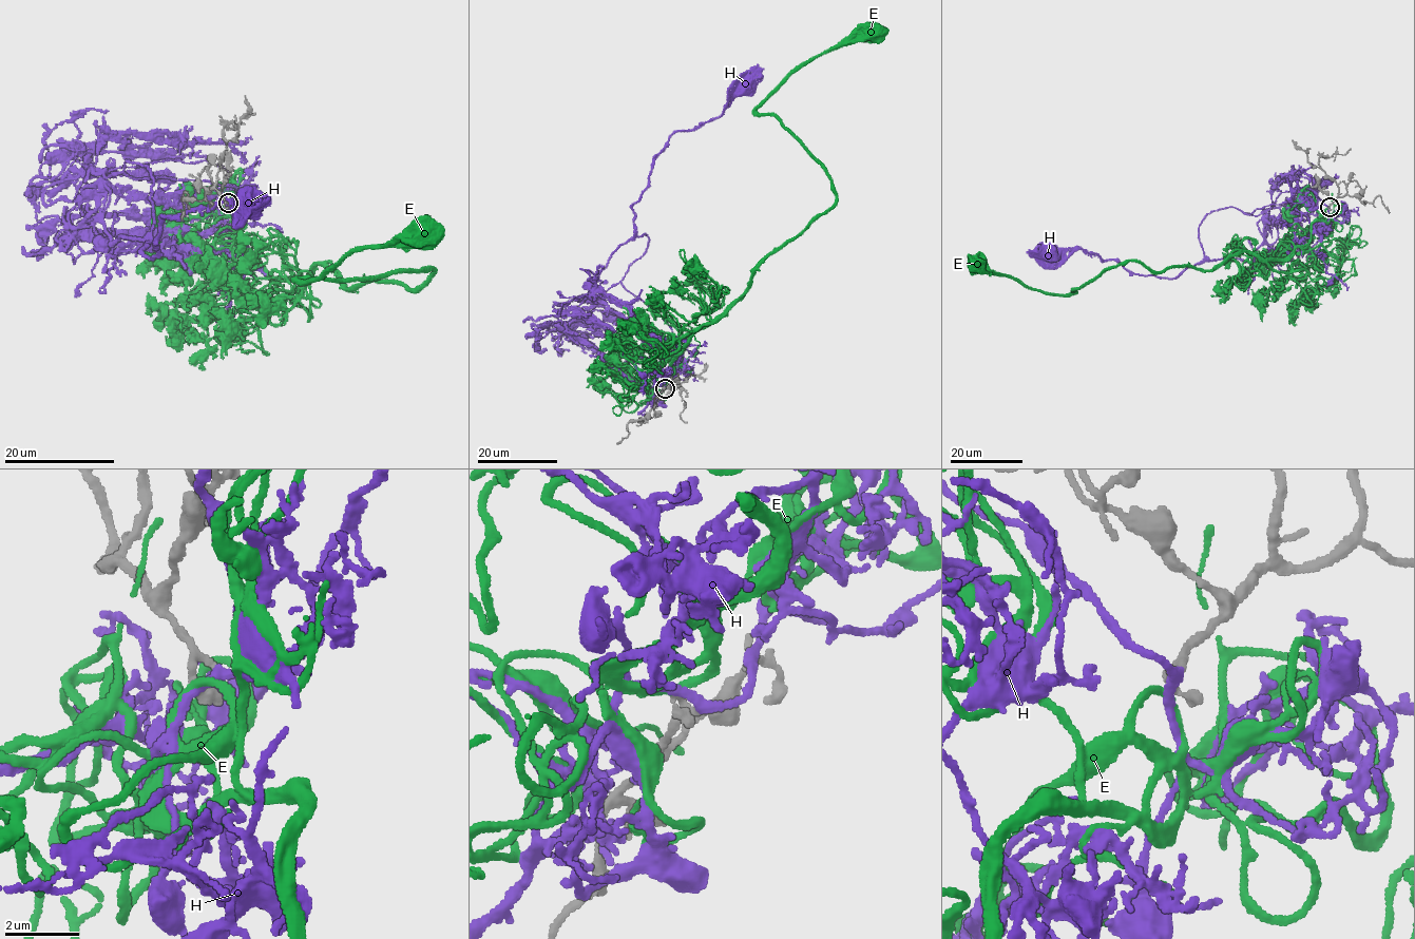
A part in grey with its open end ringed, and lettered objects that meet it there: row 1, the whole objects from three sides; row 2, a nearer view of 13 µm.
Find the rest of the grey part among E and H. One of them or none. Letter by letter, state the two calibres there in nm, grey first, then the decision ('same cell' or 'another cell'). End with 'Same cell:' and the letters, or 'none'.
E: 200/190 nm | another cell
H: 170/220 nm | same cell
Same cell: H

